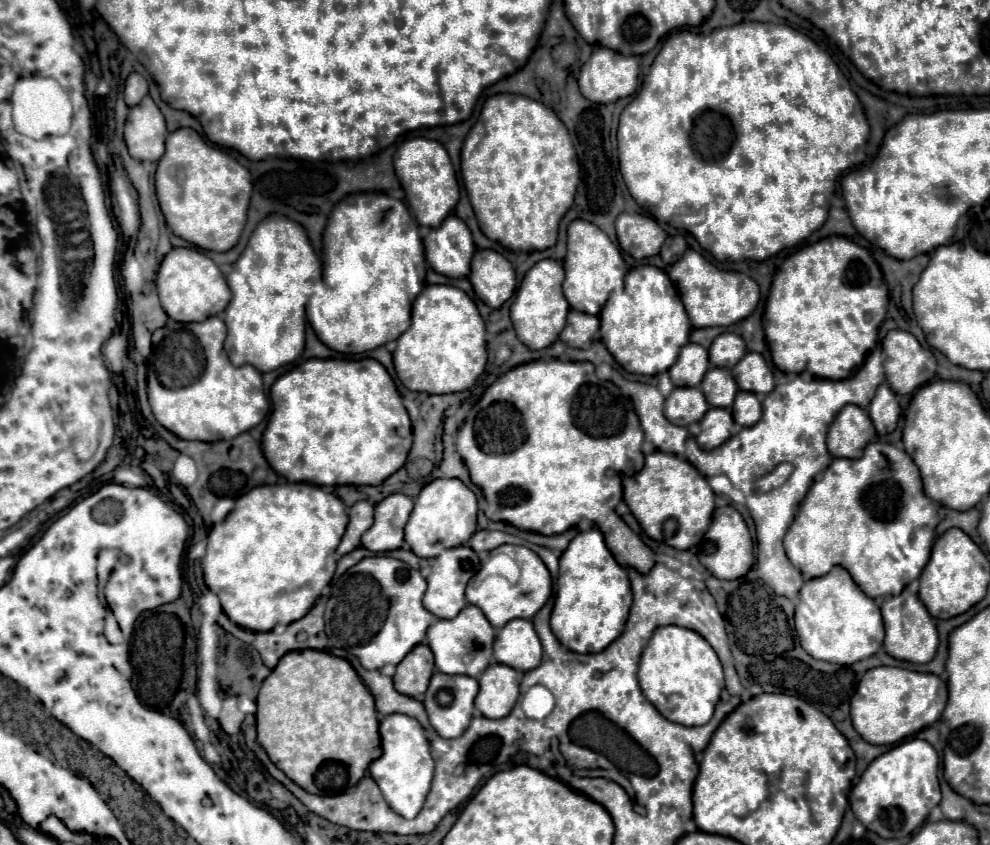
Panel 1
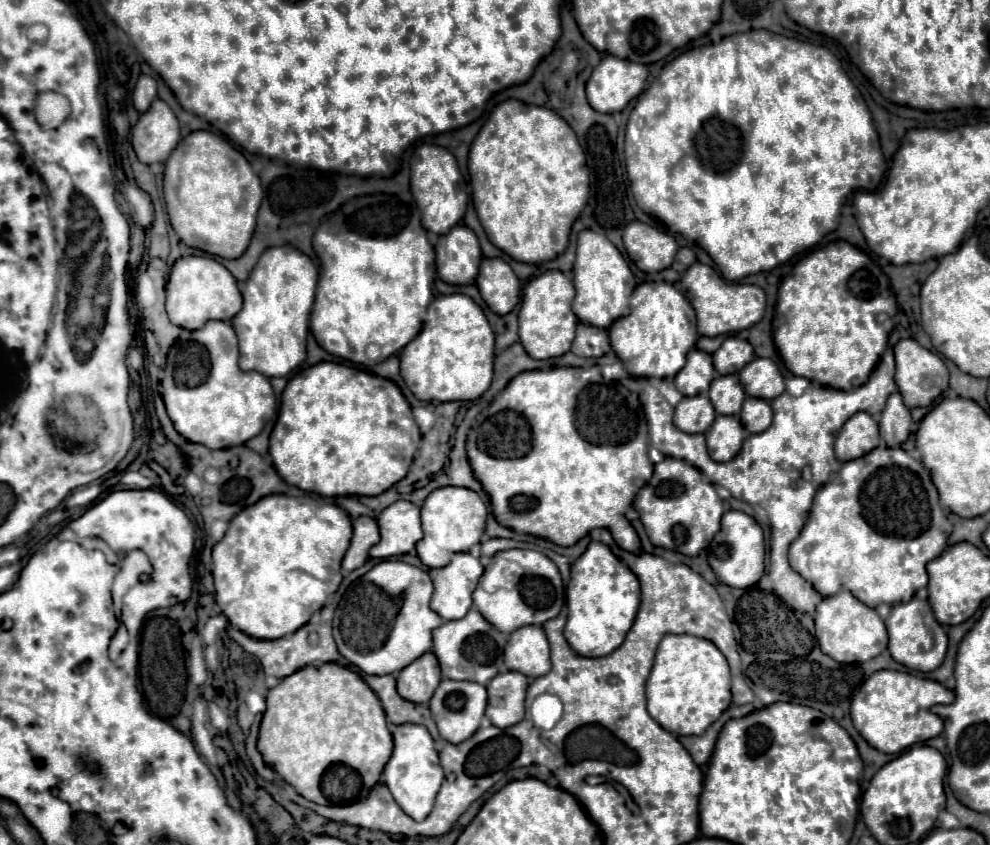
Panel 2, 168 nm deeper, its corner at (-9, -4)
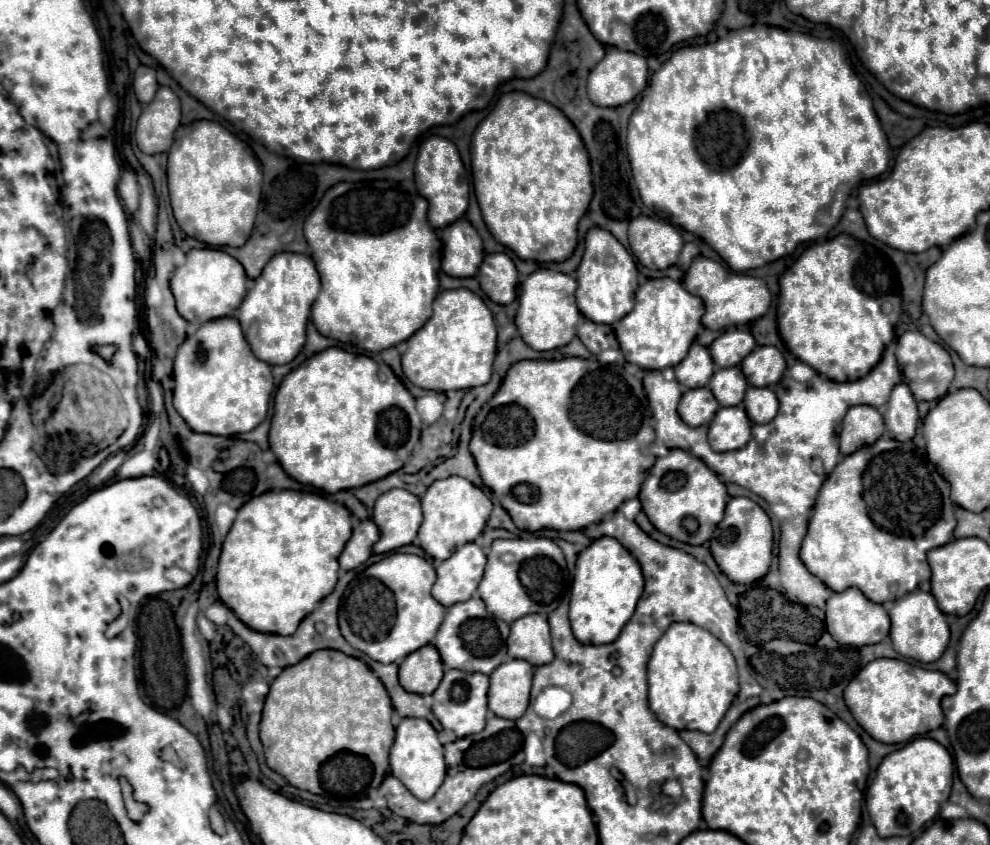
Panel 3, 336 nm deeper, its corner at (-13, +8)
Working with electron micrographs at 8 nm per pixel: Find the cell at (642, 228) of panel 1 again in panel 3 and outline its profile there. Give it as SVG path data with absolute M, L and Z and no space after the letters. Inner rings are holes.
M637 216L629 224L629 244L643 266L665 270L677 262L683 238L673 224L649 216Z

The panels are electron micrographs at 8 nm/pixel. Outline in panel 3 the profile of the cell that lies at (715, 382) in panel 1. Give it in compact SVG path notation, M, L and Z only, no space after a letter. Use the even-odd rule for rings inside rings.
M719 368L709 382L709 390L721 406L737 406L743 402L747 380L741 376L741 368Z

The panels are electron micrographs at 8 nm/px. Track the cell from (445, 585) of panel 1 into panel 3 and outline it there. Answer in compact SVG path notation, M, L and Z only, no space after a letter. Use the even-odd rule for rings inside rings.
M475 542L461 546L451 558L437 566L437 580L433 584L433 598L443 606L453 606L469 600L483 578L485 552Z

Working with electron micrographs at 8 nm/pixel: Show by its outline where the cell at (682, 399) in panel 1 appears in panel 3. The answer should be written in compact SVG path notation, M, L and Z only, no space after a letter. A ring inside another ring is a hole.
M695 388L695 390L687 390L681 396L677 412L687 426L697 428L697 426L709 424L715 416L717 408L719 408L719 404L717 404L713 392L709 392L709 388Z

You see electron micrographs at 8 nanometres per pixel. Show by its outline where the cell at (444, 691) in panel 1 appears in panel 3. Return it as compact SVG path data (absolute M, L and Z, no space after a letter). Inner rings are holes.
M445 670L445 676L439 688L433 692L433 714L445 730L451 730L457 738L477 734L485 728L487 716L487 690L489 676L485 674L467 674L461 670Z

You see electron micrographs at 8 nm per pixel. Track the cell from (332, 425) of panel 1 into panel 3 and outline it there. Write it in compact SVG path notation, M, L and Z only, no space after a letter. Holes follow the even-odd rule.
M327 348L323 352L317 352L311 358L307 358L299 368L291 370L283 378L283 382L279 384L279 388L277 388L274 394L273 412L275 414L273 414L271 430L269 430L269 444L271 444L273 454L279 460L281 468L291 478L295 478L297 482L315 486L315 488L319 488L319 490L323 490L327 494L335 494L335 492L341 492L341 490L359 488L359 486L371 484L375 480L381 480L381 478L385 478L385 476L389 476L393 472L397 472L407 462L407 458L411 456L411 450L415 448L415 444L419 440L419 434L421 434L421 428L423 428L423 422L421 422L421 418L417 414L417 408L415 408L415 398L401 384L401 380L395 376L395 372L387 364L377 364L373 358L369 358L365 354L353 354L353 352L347 352L343 348Z

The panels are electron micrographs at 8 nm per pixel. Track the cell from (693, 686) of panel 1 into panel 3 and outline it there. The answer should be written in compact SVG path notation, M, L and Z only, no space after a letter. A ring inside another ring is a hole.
M675 622L655 644L647 664L649 710L669 728L711 734L739 692L737 666L731 650L705 628Z

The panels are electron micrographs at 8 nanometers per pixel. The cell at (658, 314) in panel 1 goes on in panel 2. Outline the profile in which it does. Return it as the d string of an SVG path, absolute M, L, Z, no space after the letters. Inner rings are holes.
M643 282L631 294L629 308L631 312L617 318L609 328L615 354L631 376L673 378L685 366L687 352L699 338L695 312L689 300L669 282Z

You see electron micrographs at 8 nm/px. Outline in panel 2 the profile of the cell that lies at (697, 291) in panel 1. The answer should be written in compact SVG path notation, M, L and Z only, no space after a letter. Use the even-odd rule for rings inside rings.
M695 262L687 268L681 278L681 288L695 308L697 328L703 336L719 336L727 332L739 332L751 328L763 318L765 312L765 292L755 284L737 284L723 280L711 266Z

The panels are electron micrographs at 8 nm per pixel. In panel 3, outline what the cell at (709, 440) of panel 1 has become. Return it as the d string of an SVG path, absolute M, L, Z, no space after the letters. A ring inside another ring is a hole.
M743 406L719 408L709 424L709 444L715 452L729 452L743 448L751 440L751 420Z

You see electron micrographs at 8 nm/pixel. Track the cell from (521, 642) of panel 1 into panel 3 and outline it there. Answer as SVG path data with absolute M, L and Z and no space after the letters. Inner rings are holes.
M529 614L511 624L507 640L509 656L527 660L533 666L543 666L553 660L551 634L547 618L541 614Z

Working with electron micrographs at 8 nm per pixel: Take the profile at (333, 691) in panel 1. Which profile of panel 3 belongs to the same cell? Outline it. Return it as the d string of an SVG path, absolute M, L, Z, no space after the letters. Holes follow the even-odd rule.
M317 650L285 668L271 684L259 732L267 764L289 784L319 796L369 796L371 792L323 792L319 786L319 766L339 750L367 756L375 768L375 780L371 782L371 790L375 790L389 770L389 748L395 736L391 714L391 698L367 664L339 650Z

